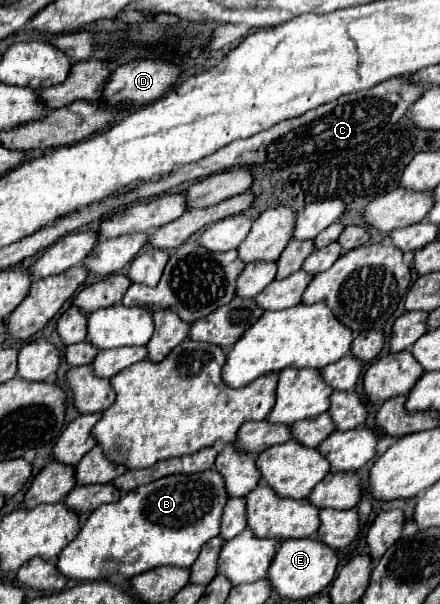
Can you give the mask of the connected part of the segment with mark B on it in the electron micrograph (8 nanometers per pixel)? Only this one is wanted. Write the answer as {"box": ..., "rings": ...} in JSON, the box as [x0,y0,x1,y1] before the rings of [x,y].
{"box":[55,468,229,580],"rings":[[[215,468],[189,476],[173,474],[159,478],[147,486],[139,486],[137,490],[127,492],[125,496],[121,496],[119,502],[103,504],[97,510],[93,510],[89,518],[81,524],[81,530],[75,536],[75,540],[61,550],[55,566],[65,578],[71,580],[107,580],[111,574],[143,574],[157,566],[189,568],[195,562],[201,546],[219,534],[219,520],[227,500],[229,496],[225,492],[223,478]]]}

